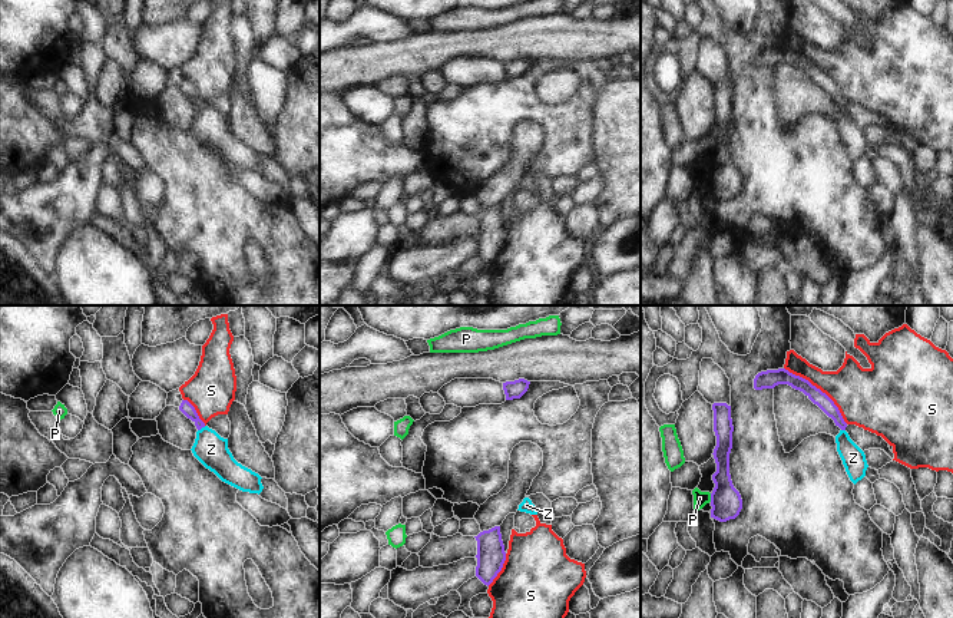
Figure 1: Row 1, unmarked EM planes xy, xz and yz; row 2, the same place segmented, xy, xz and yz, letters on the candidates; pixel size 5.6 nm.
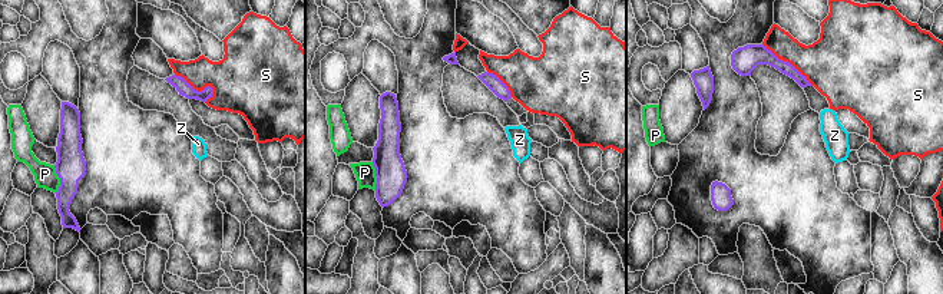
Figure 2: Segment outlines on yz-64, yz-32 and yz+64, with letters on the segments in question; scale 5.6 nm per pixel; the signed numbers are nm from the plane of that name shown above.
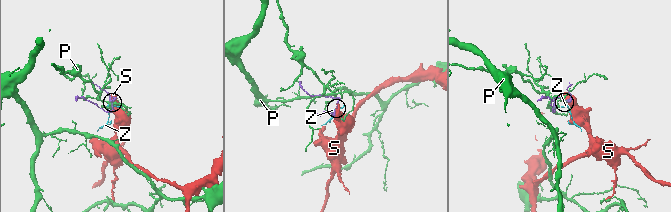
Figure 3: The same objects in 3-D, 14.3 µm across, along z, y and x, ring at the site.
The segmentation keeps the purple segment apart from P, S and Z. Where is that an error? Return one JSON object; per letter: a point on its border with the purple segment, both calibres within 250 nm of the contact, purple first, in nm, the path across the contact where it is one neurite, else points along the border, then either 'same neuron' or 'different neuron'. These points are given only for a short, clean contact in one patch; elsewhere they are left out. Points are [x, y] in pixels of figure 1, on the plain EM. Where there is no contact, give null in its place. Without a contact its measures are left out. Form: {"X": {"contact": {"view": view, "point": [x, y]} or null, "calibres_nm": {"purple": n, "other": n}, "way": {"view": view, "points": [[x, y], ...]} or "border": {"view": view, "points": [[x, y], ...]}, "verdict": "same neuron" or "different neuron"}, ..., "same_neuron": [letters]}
{"P": {"contact": {"view": "yz", "point": [711, 177]}, "calibres_nm": {"purple": 170, "other": 80}, "border": {"view": "yz", "points": [[710, 172], [711, 179]]}, "verdict": "different neuron"}, "S": {"contact": {"view": "yz", "point": [819, 68]}, "calibres_nm": {"purple": 90, "other": 300}, "verdict": "different neuron"}, "Z": {"contact": {"view": "xy", "point": [201, 106]}, "calibres_nm": {"purple": 70, "other": 180}, "way": {"view": "xy", "points": [[185, 86], [201, 106], [211, 128]]}, "verdict": "same neuron"}, "same_neuron": ["Z"]}

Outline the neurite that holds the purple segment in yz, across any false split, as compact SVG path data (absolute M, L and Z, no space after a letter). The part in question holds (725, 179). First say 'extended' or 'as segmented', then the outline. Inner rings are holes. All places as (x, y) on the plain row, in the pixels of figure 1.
as segmented | M714 82L714 110L717 115L717 125L714 128L714 138L717 151L712 153L715 166L711 172L711 196L727 201L735 198L742 188L742 178L739 171L734 166L729 153L729 132L732 128L732 98L731 85L727 82Z

